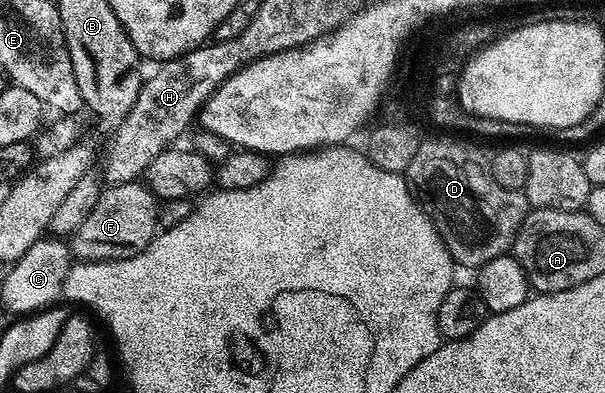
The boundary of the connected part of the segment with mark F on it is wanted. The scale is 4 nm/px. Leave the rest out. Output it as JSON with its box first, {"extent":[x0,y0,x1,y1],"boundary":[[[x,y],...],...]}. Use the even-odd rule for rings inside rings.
{"extent":[70,181,161,261],"boundary":[[[130,181],[124,185],[111,185],[95,201],[95,206],[83,217],[83,222],[75,229],[75,238],[70,238],[72,254],[81,261],[120,261],[129,259],[153,240],[161,225],[161,201],[146,184]]]}

